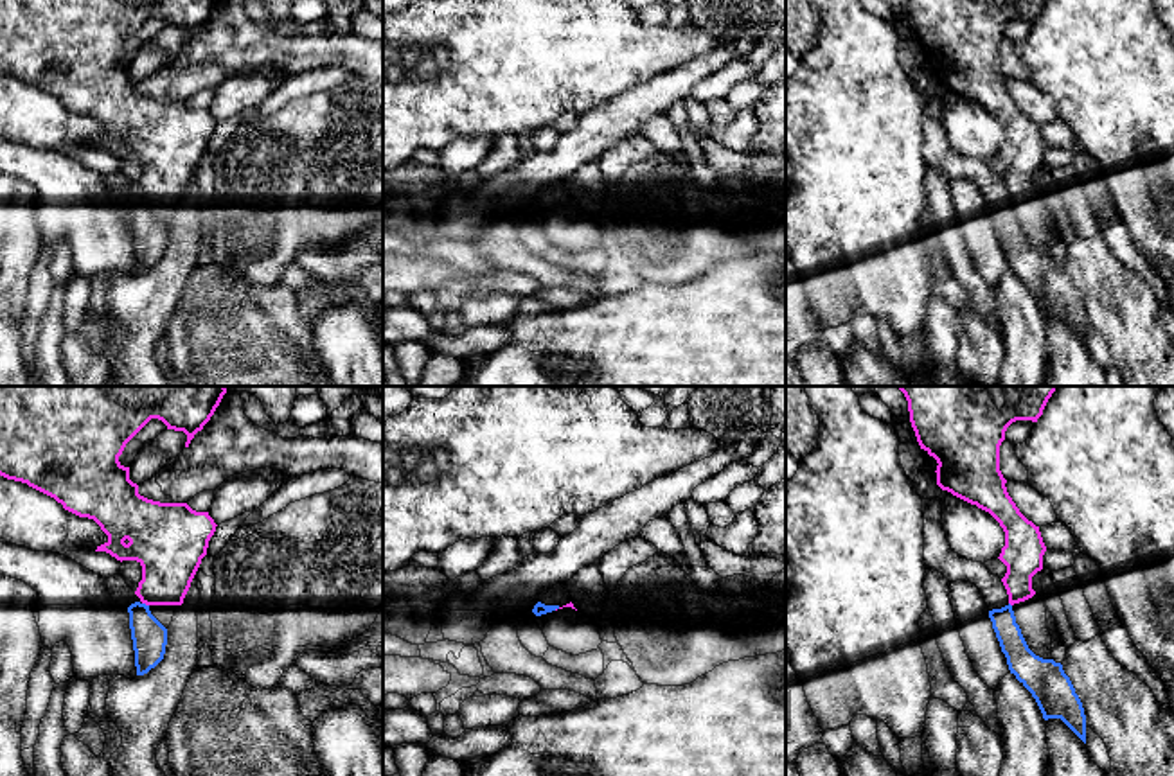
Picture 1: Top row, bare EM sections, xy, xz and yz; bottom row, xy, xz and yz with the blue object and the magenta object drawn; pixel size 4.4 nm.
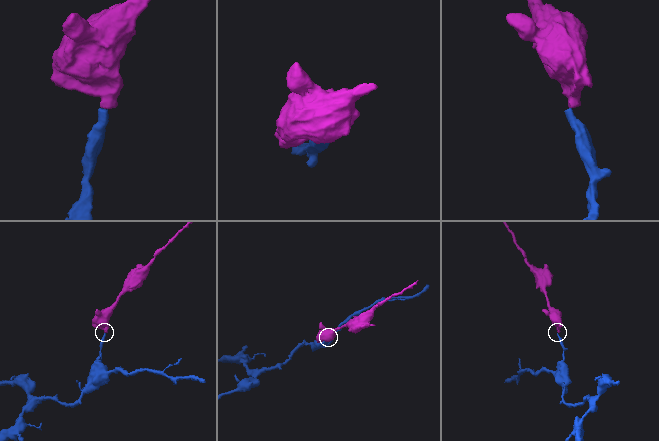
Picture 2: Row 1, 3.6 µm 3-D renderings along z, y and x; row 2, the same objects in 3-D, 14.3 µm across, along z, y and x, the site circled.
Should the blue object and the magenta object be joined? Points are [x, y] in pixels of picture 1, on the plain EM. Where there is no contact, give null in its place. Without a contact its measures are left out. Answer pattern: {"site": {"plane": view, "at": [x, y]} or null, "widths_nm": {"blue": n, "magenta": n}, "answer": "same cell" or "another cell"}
{"site": {"plane": "xy", "at": [144, 202]}, "widths_nm": {"blue": 160, "magenta": 280}, "answer": "another cell"}

